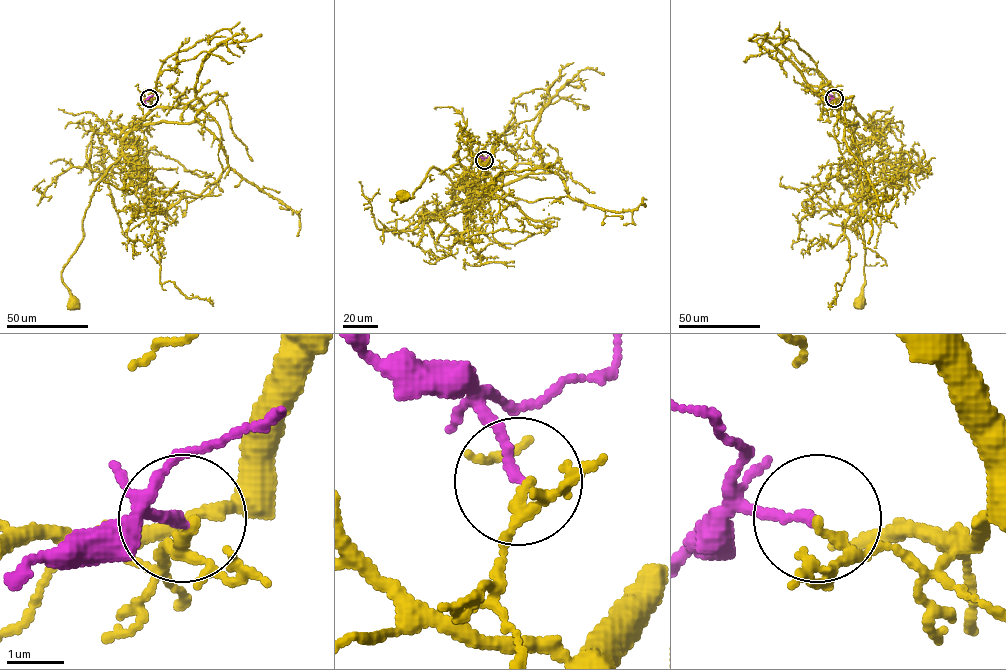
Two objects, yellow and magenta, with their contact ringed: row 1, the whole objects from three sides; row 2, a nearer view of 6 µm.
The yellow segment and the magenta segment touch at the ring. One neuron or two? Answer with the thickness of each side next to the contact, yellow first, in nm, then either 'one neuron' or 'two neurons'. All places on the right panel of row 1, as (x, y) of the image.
calibres 120 and 170 nm; two neurons

